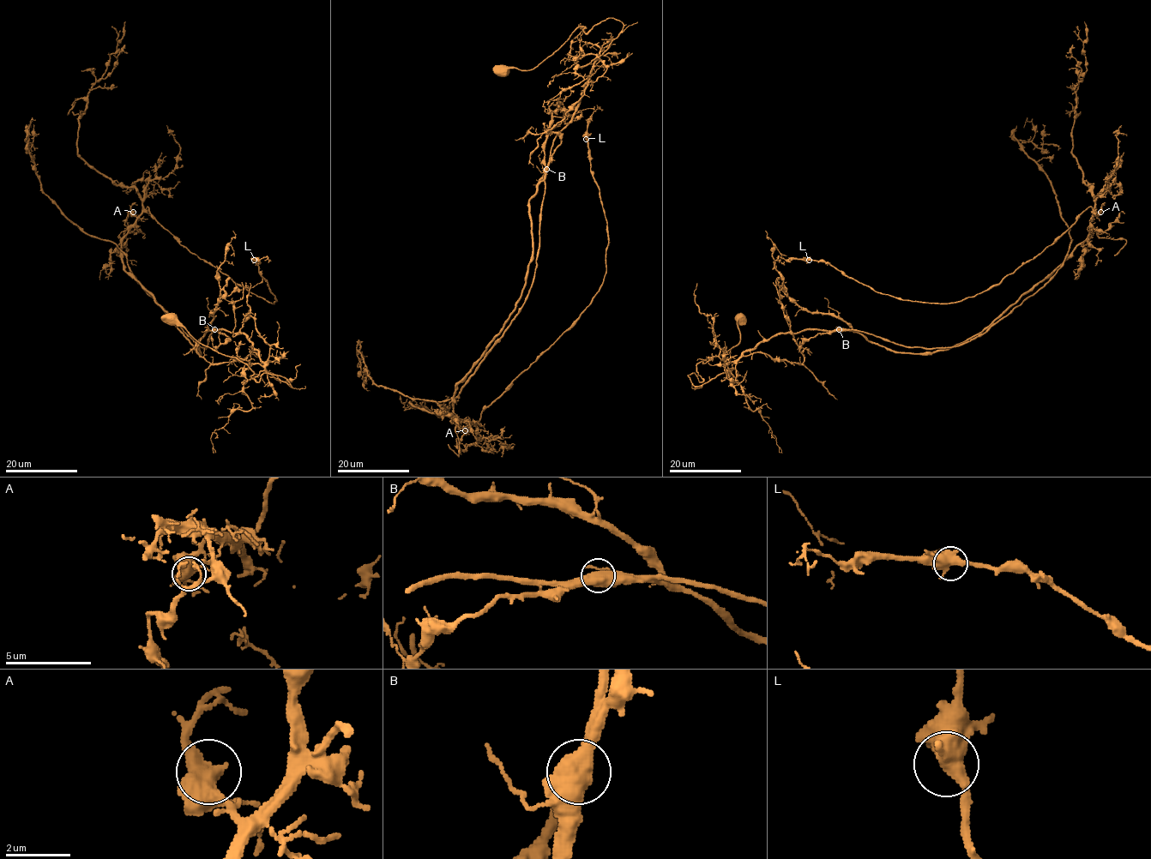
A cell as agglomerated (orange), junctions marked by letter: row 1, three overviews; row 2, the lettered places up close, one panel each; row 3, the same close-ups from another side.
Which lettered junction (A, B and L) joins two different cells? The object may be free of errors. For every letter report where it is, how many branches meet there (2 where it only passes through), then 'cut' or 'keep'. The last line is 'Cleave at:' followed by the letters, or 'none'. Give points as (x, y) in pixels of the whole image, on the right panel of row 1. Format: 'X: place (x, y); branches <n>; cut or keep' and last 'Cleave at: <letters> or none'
A: place (1100, 212); branches 2; keep
B: place (839, 329); branches 2; cut
L: place (809, 260); branches 2; keep
Cleave at: B

